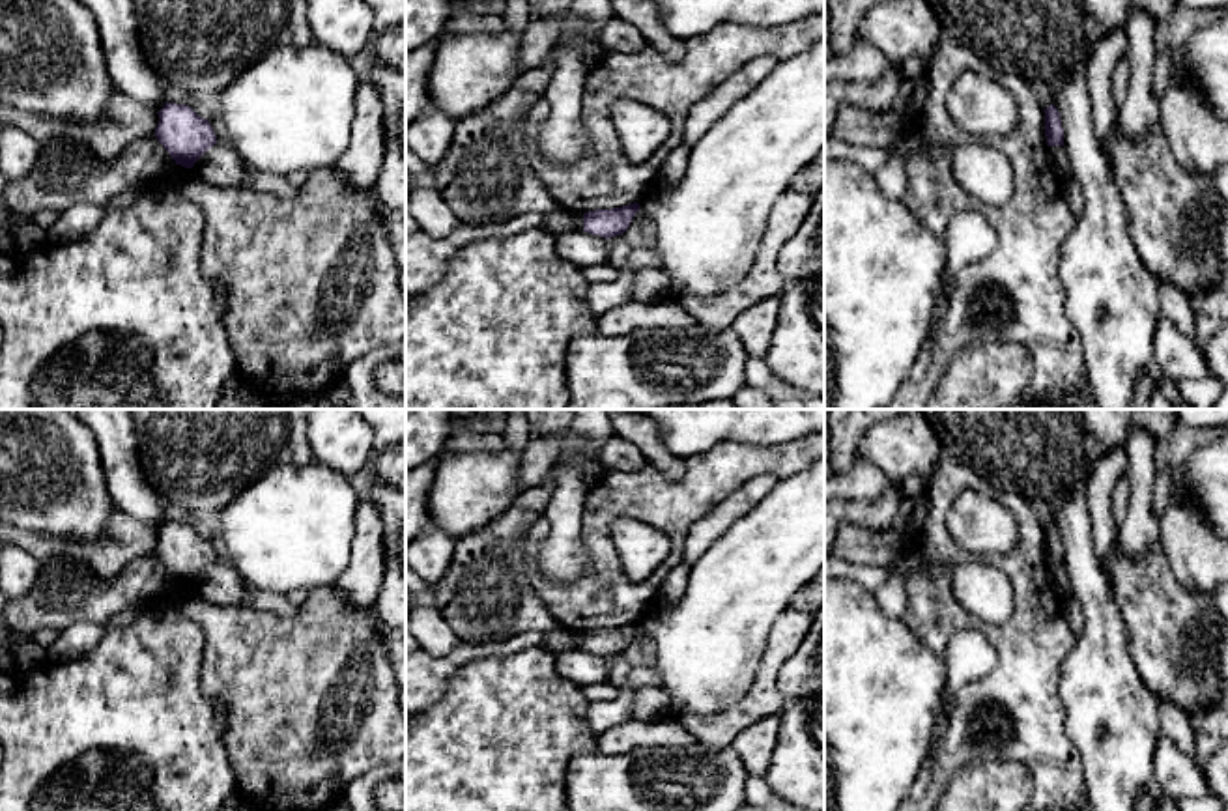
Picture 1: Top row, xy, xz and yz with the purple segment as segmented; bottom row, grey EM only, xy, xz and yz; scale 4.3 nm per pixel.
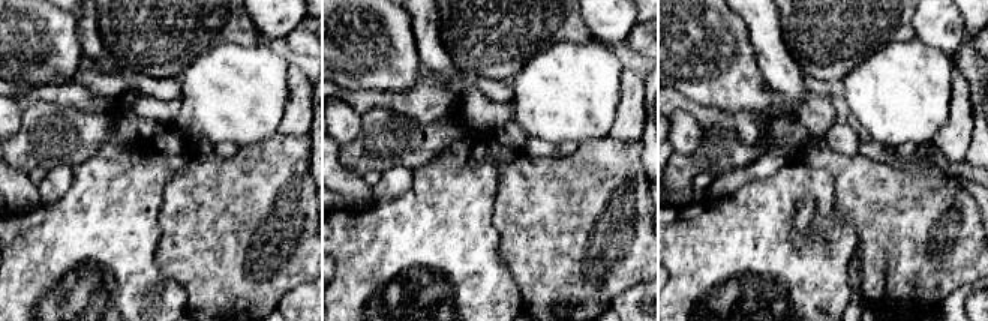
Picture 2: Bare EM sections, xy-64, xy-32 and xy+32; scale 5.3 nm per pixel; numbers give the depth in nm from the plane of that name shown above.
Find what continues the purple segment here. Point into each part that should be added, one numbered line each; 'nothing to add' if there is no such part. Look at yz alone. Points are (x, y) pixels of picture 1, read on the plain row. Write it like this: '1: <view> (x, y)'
nothing to add

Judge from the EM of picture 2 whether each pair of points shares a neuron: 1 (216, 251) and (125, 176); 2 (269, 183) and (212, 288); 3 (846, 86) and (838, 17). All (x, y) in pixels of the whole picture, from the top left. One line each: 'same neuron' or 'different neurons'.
1: different neurons
2: same neuron
3: different neurons

